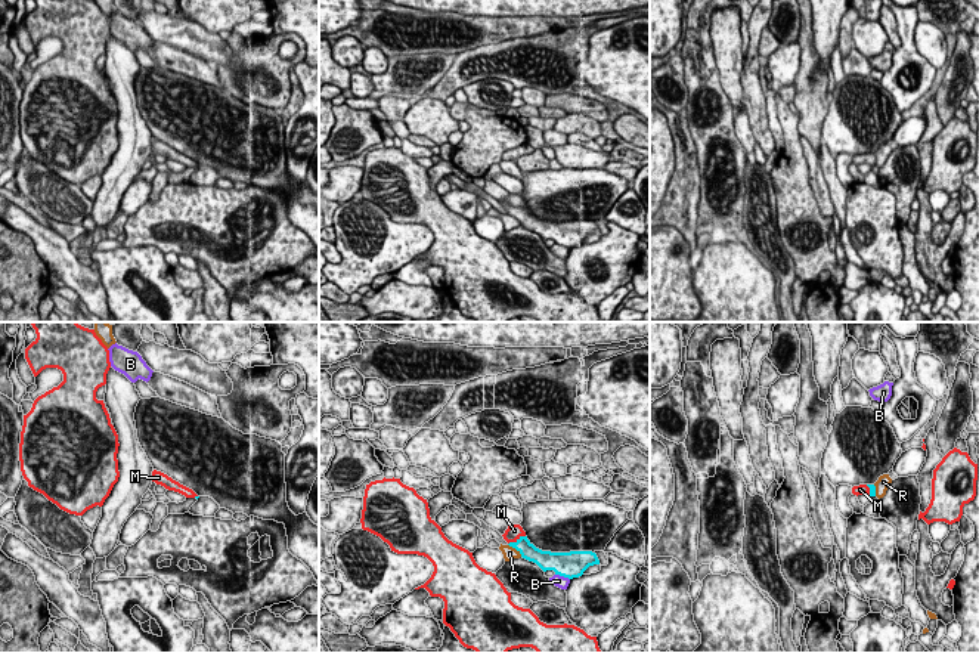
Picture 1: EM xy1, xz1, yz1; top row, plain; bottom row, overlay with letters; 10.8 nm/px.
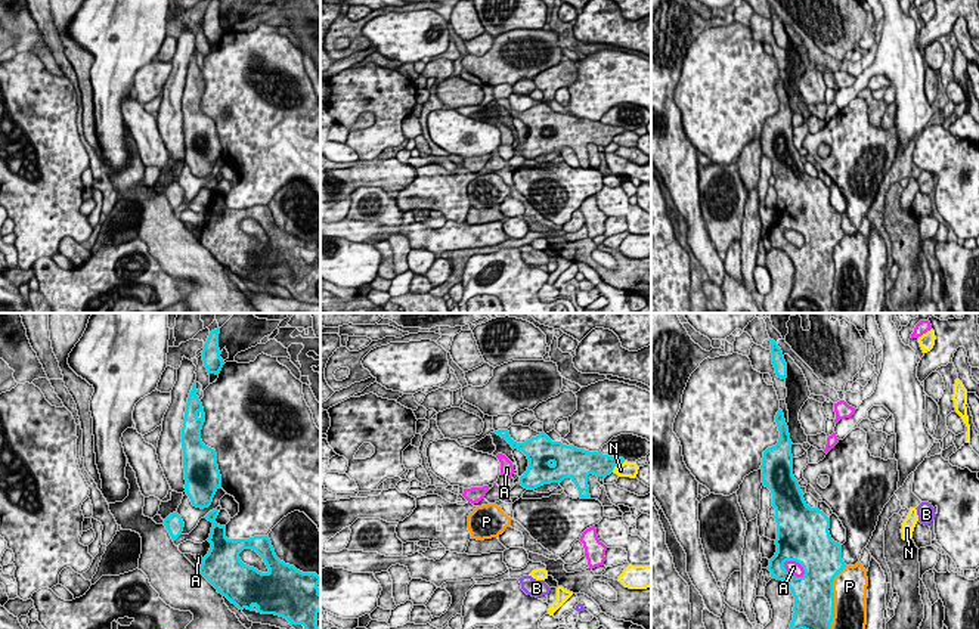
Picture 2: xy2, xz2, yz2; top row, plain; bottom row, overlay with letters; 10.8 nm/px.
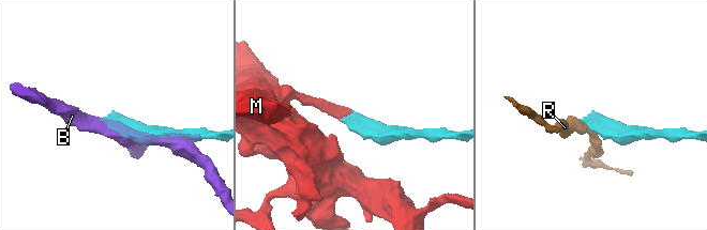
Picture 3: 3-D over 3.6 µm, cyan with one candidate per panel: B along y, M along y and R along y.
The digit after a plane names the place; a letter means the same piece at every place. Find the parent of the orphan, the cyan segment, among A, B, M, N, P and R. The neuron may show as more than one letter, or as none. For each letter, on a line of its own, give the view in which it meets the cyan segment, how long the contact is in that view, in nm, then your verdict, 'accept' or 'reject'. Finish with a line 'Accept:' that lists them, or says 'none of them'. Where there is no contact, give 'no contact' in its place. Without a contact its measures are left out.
A: yz2 | 280 nm | reject
B: xz1 | 170 nm | reject
M: xz1 | 220 nm | accept
N: xz2 | 200 nm | reject
P: yz2 | 850 nm | reject
R: xz1 | 200 nm | reject
Accept: M

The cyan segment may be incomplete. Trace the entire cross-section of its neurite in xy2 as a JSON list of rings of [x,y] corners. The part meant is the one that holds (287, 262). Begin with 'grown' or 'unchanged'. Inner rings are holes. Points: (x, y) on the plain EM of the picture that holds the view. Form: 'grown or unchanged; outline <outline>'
unchanged; outline [[[217,179],[204,188],[213,192],[208,211],[211,217],[202,227],[199,242],[239,279],[284,286],[289,294],[303,294],[304,303],[319,304],[317,282],[320,281],[320,247],[303,242],[281,230],[267,205],[227,208],[226,195],[216,192]],[[255,220],[269,241],[261,242],[244,233],[239,223]]]

